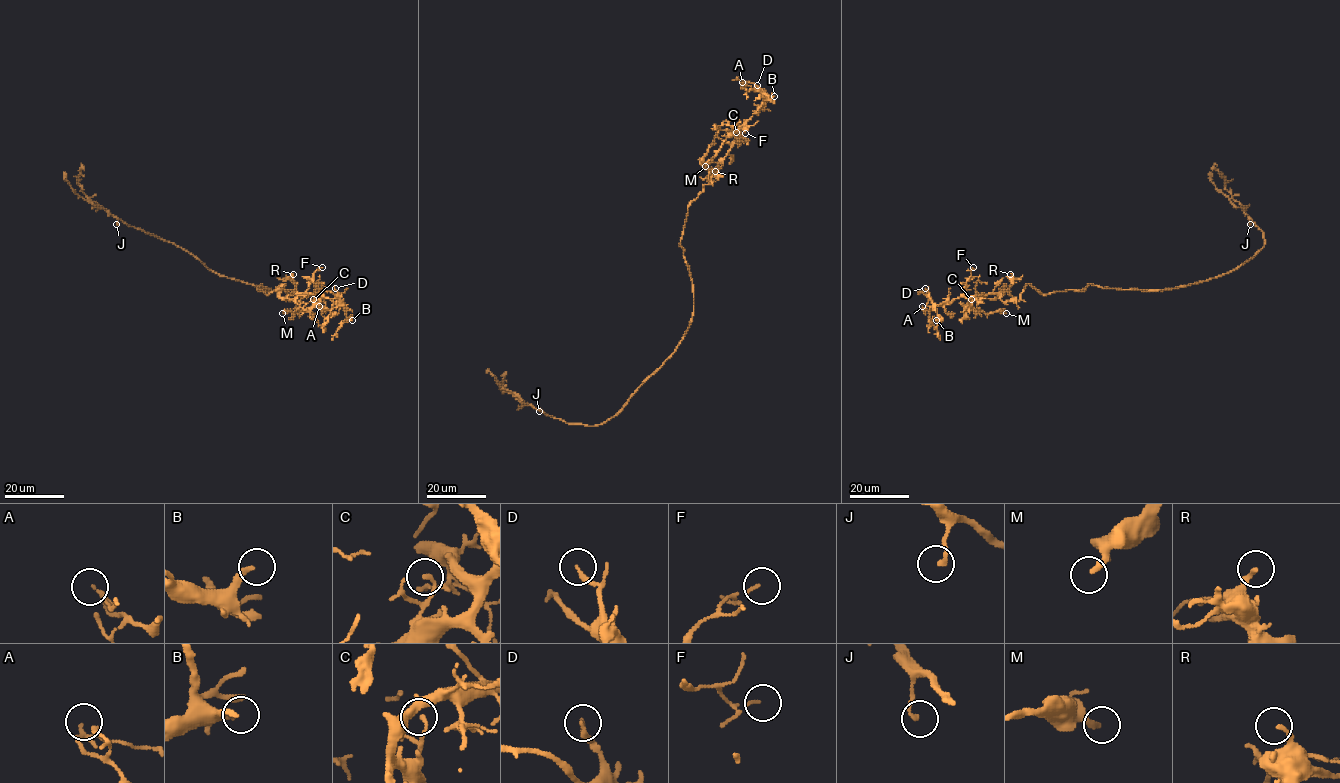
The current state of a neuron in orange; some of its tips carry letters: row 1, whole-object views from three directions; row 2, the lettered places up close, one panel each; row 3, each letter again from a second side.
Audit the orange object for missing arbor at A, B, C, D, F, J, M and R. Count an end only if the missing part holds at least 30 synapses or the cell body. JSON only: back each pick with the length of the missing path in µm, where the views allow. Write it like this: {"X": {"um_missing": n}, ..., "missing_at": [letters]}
{"B": {"um_missing": 50}, "missing_at": ["B"]}

